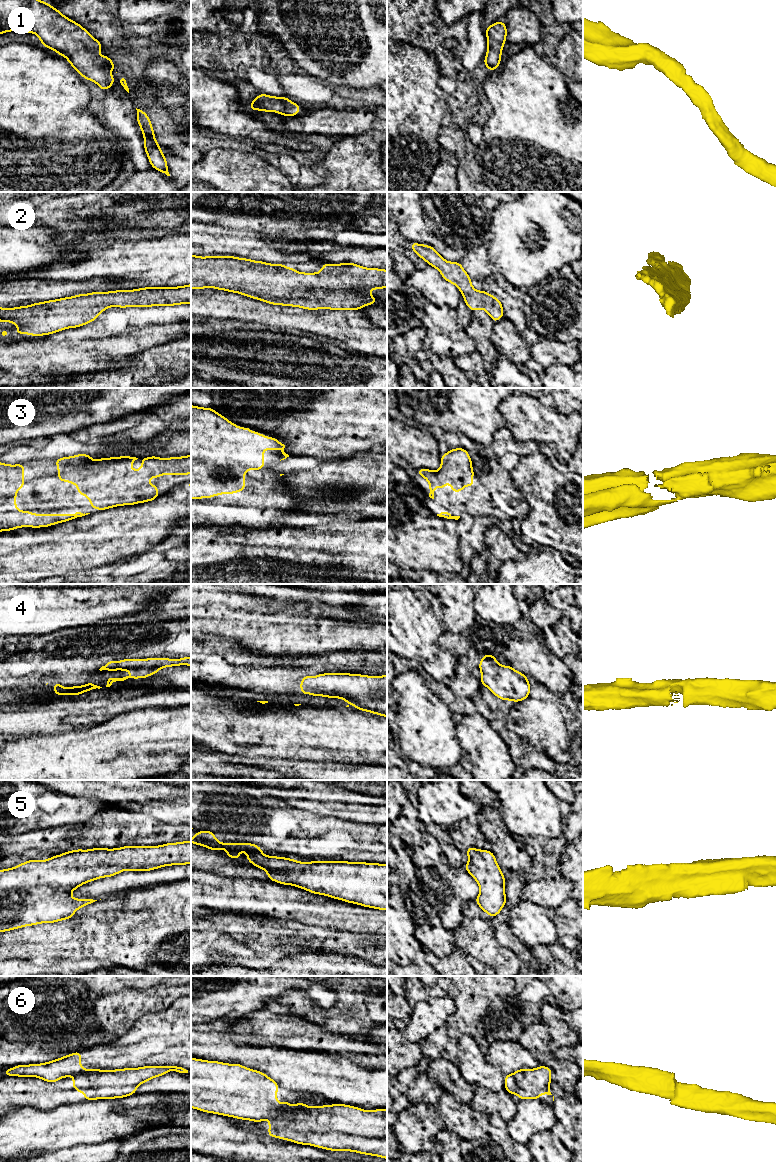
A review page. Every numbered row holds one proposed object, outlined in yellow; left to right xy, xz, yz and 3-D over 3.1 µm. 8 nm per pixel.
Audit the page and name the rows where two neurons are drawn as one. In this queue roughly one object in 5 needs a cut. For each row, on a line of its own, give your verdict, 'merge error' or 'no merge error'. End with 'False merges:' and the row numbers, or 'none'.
1: no merge error
2: no merge error
3: no merge error
4: no merge error
5: no merge error
6: merge error
False merges: 6

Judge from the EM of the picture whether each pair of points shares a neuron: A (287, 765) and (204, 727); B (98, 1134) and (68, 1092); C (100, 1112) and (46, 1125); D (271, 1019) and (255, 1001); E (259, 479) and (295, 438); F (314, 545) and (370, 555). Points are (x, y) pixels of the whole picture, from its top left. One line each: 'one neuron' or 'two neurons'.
A: two neurons
B: two neurons
C: one neuron
D: two neurons
E: two neurons
F: two neurons

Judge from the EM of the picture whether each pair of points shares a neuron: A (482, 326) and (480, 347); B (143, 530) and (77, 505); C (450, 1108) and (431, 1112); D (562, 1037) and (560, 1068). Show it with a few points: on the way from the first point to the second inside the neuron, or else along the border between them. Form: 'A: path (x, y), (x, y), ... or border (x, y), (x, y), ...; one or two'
A: path (481, 331), (481, 342); one
B: border (98, 510), (90, 513); two
C: border (435, 1106), (445, 1127); two
D: border (542, 1022), (548, 1027), (552, 1040); two

